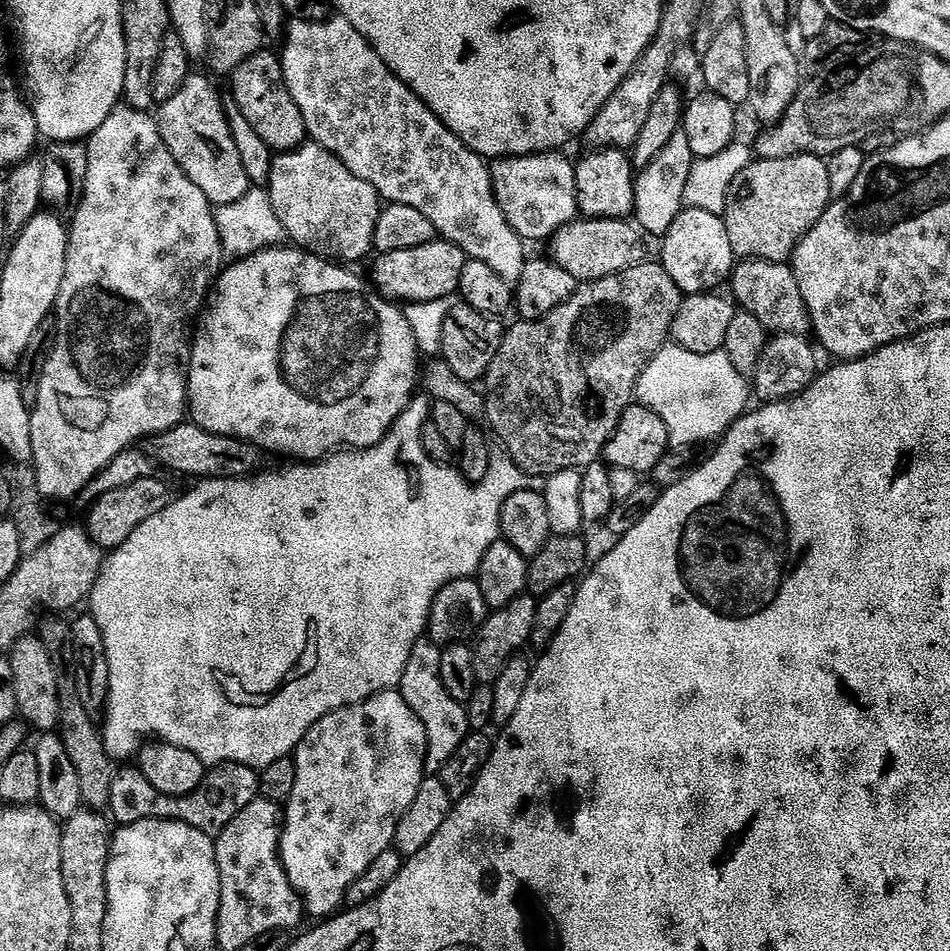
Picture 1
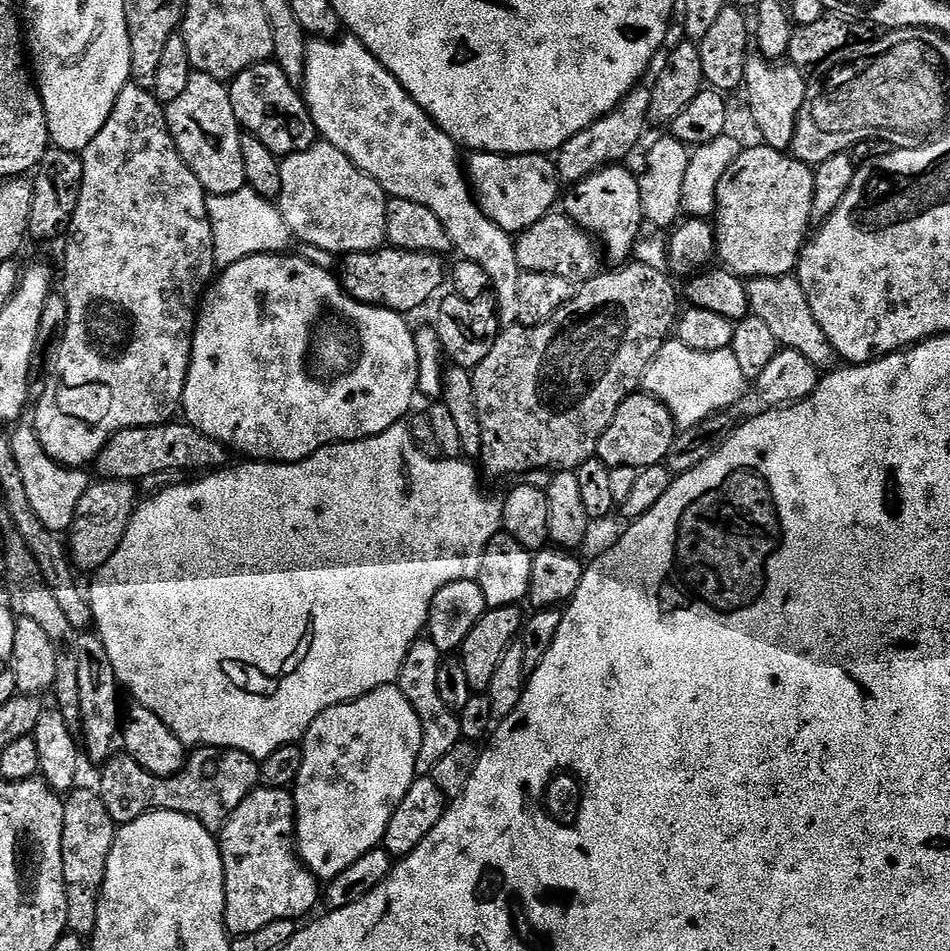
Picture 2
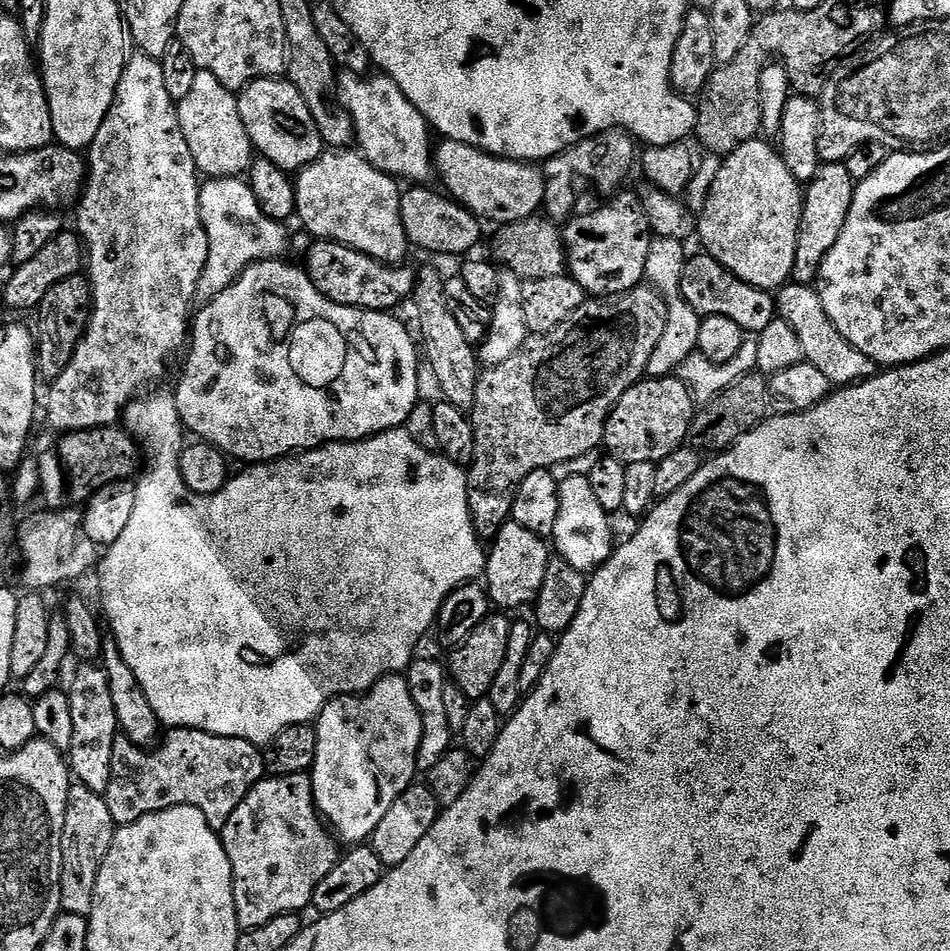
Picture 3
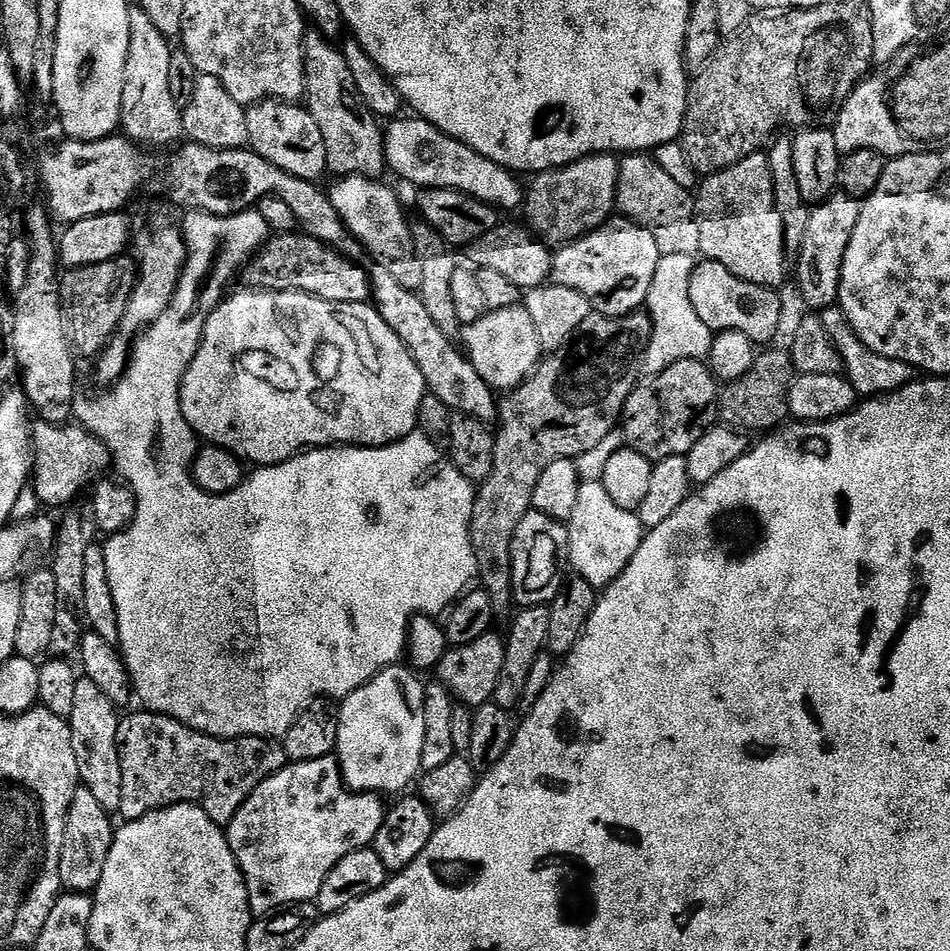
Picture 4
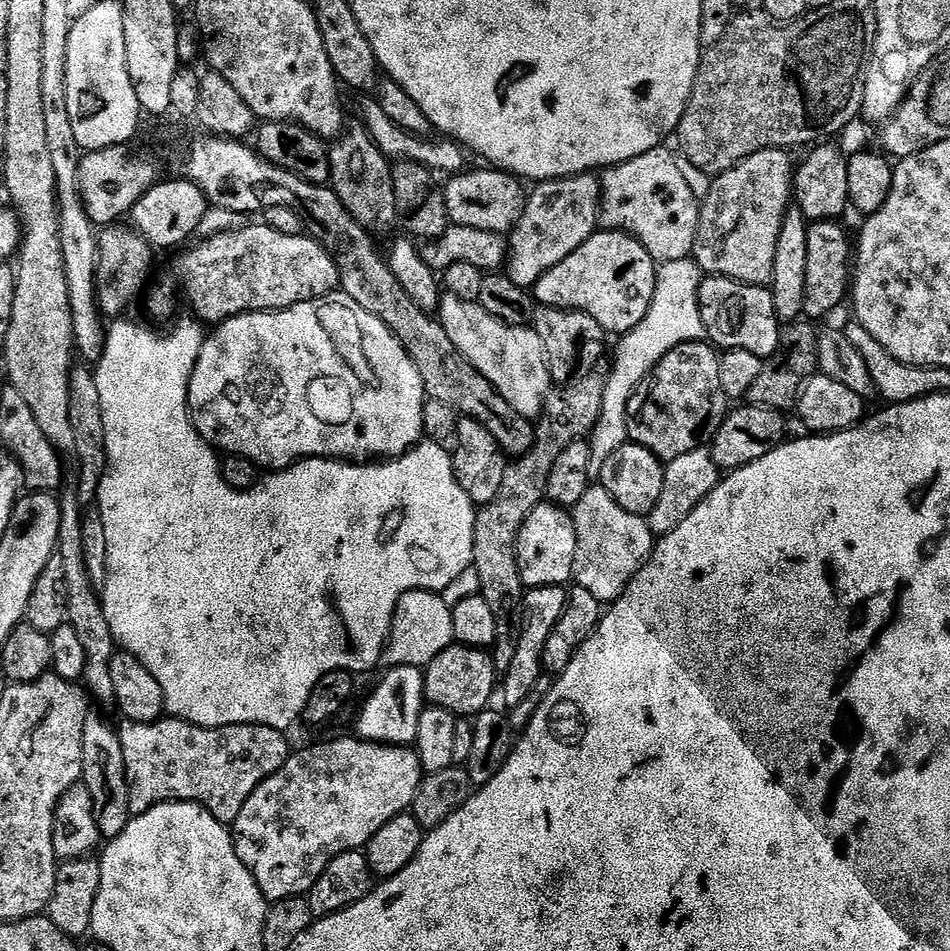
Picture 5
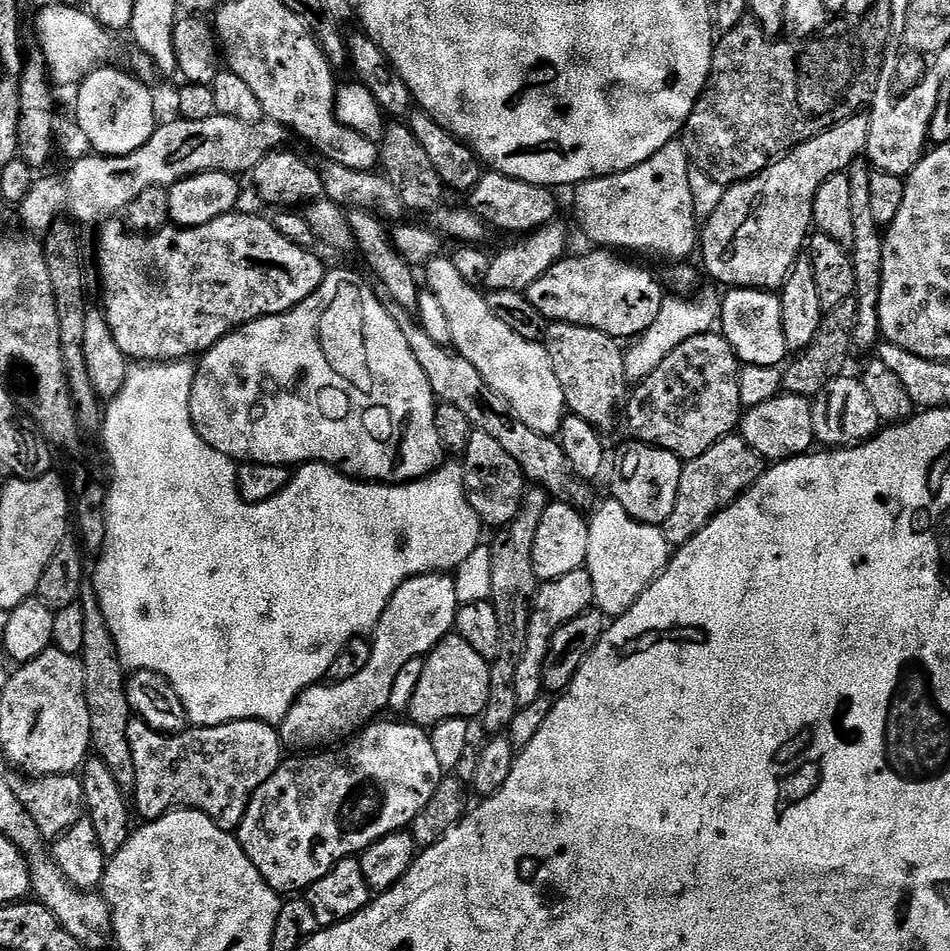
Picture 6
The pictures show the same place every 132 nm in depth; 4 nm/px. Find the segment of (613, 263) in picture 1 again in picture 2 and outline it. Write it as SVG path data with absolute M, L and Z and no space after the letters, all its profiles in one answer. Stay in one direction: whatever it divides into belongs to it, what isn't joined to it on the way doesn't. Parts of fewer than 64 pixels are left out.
M553 210L534 222L534 226L515 237L514 243L516 257L525 273L558 274L558 278L566 278L579 286L585 280L593 280L602 268L602 252L597 241L560 210Z

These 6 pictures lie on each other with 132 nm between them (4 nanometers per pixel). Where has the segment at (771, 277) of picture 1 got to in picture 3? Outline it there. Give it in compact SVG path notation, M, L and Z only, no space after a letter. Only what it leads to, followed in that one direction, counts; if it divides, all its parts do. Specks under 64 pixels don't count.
M789 282L775 293L775 298L779 319L793 328L802 344L803 359L815 366L820 373L826 374L826 378L830 378L834 386L859 384L860 381L877 375L878 365L866 358L862 350L854 350L854 346L850 346L850 342L846 342L846 338L838 334L838 326L830 322L815 287Z

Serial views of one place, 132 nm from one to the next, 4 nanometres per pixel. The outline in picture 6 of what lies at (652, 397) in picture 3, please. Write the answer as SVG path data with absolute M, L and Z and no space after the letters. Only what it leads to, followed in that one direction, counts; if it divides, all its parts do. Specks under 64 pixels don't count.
M711 330L682 342L656 370L635 385L628 400L631 439L673 452L684 462L706 454L710 446L737 431L742 415L736 393L737 375L736 355L723 335Z

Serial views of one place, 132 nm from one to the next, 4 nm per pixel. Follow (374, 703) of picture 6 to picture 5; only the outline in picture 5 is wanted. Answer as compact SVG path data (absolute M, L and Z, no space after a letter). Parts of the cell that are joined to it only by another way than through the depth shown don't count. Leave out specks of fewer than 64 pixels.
M407 592L398 602L392 615L392 629L388 631L388 642L382 657L385 665L394 668L423 669L442 650L454 643L452 609L448 608L438 592Z

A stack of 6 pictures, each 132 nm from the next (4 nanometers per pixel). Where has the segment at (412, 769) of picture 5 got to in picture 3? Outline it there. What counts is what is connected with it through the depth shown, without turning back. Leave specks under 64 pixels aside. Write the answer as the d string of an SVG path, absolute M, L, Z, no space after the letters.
M307 771L259 780L230 814L220 841L230 858L234 906L244 930L287 912L303 913L303 908L311 905L318 882L334 870L342 855L337 837L325 827L316 809L312 777Z

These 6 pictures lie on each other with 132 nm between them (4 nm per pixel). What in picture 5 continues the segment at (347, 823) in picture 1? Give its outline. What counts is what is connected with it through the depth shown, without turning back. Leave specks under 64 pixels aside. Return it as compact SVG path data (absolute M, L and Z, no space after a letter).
M389 667L388 673L376 684L368 696L360 717L356 720L355 735L371 744L412 746L418 734L418 718L426 707L424 699L424 673L419 668Z

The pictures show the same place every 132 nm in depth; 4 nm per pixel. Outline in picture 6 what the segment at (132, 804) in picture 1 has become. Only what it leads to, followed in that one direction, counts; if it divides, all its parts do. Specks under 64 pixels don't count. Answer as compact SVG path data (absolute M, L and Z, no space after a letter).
M133 718L128 721L128 742L136 775L136 808L145 821L156 820L173 810L191 810L206 814L219 828L230 833L239 829L246 806L258 786L273 776L282 763L279 731L260 720L235 720L213 728L192 726L182 732L165 734L155 732L149 724Z

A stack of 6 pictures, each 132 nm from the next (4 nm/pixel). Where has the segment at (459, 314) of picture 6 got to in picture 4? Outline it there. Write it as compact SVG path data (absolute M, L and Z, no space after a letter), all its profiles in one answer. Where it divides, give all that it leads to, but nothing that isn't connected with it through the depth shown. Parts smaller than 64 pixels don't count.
M515 304L506 310L487 311L472 324L463 325L463 351L478 374L489 388L500 394L507 394L517 388L528 377L542 359L538 332L530 314Z

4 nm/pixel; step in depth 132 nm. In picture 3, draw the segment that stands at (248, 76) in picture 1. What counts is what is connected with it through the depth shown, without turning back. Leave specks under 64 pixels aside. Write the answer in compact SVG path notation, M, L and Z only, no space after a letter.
M287 78L255 80L253 84L247 84L238 93L238 114L242 114L242 126L246 126L246 134L250 134L253 149L284 172L299 173L326 151L314 114L310 114L310 106L306 106L306 98L298 94Z

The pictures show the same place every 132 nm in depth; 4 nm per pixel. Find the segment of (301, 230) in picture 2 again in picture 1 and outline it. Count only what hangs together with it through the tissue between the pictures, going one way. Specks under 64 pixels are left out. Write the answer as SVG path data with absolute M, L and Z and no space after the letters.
M305 142L292 152L279 153L273 159L266 191L272 200L274 214L278 214L278 222L282 222L285 237L295 247L333 262L360 260L367 252L373 251L374 230L382 211L380 195L376 193L374 186L370 186L370 182L362 182L362 178L346 170L343 162L322 145Z

